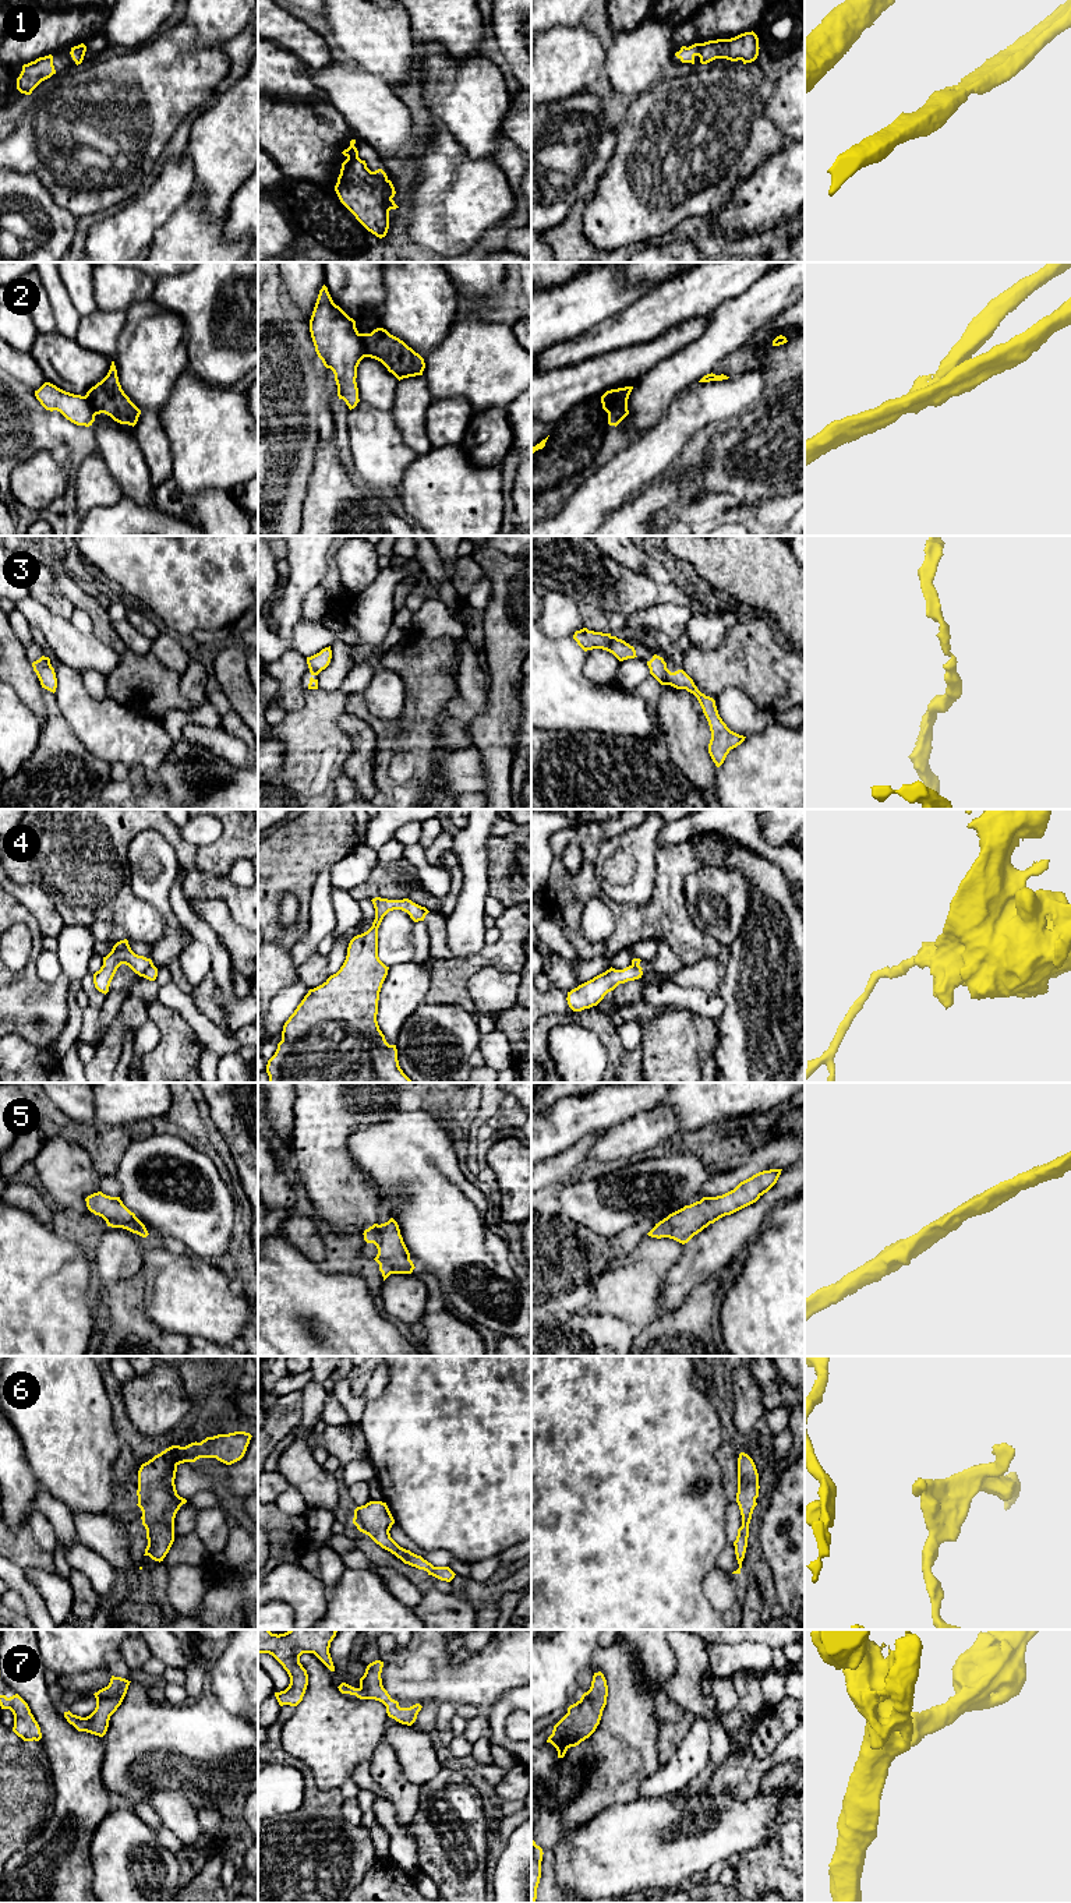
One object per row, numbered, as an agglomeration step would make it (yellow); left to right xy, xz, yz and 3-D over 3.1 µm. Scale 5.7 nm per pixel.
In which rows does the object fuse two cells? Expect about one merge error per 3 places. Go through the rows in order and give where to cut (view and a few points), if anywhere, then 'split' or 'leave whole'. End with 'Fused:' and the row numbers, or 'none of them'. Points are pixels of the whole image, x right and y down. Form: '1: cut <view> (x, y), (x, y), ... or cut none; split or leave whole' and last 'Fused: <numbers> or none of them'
1: cut none; leave whole
2: cut xz (357, 334), (364, 356); split
3: cut none; leave whole
4: cut xy (152, 964), (142, 975); split
5: cut none; leave whole
6: cut none; leave whole
7: cut none; leave whole
Fused: 2, 4

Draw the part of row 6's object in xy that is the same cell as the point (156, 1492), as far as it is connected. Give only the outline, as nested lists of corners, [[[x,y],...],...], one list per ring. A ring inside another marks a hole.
[[[234,1431],[206,1437],[185,1447],[172,1445],[141,1465],[137,1505],[142,1511],[141,1519],[148,1539],[144,1556],[160,1563],[174,1542],[174,1518],[187,1503],[176,1490],[177,1466],[199,1458],[216,1458],[231,1465],[244,1457],[251,1437],[250,1433]]]

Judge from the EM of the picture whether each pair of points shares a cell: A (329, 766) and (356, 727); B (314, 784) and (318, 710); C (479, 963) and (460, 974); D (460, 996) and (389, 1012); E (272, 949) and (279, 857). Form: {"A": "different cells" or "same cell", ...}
{"A": "different cells", "B": "same cell", "C": "same cell", "D": "different cells", "E": "different cells"}

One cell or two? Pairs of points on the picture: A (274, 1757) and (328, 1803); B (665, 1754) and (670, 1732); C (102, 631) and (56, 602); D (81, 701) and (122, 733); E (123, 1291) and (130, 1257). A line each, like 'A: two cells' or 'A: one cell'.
A: one cell
B: one cell
C: two cells
D: one cell
E: one cell

